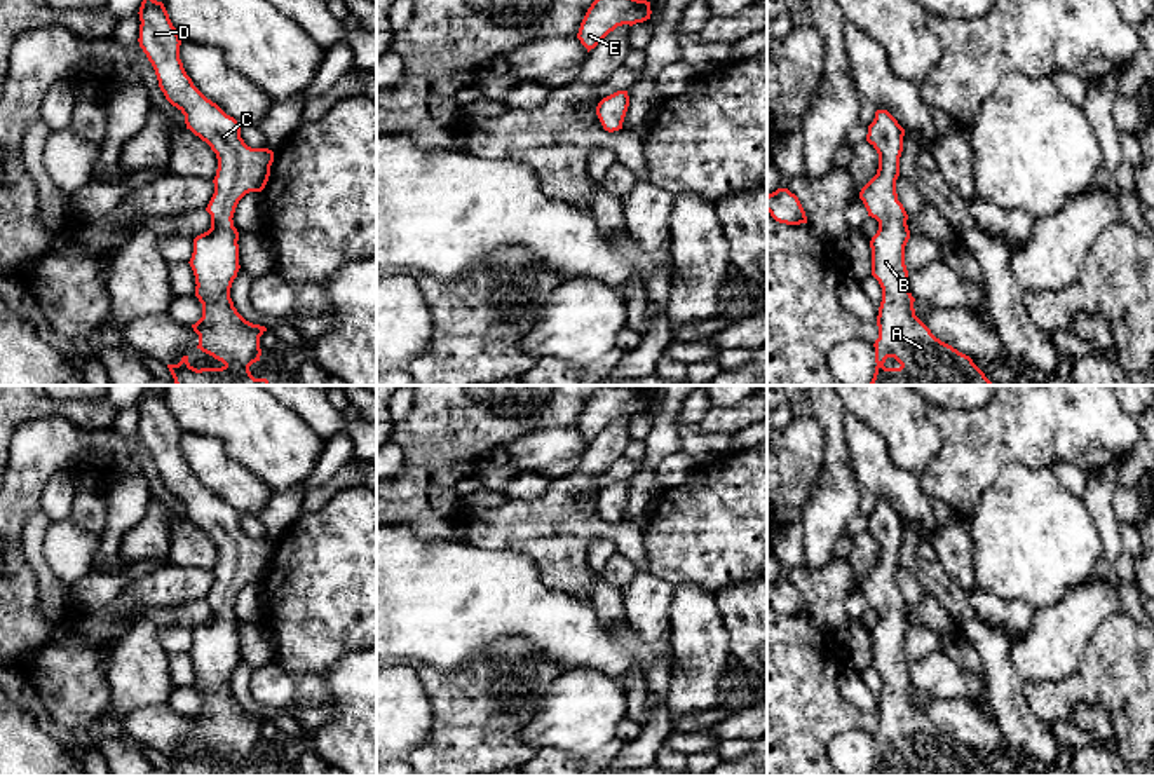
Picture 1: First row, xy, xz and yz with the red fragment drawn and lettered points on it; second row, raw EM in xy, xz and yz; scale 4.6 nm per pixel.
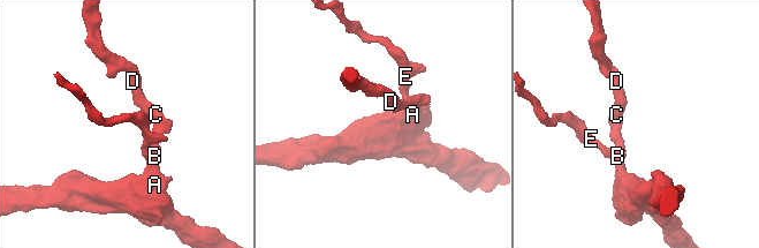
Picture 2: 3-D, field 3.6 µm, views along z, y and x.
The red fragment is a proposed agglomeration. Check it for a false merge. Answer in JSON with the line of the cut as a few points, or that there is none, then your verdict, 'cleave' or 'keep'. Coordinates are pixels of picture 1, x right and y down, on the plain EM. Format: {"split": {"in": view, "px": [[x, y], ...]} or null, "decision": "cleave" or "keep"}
{"split": null, "decision": "keep"}

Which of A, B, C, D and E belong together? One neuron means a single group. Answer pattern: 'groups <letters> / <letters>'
groups A B C D E

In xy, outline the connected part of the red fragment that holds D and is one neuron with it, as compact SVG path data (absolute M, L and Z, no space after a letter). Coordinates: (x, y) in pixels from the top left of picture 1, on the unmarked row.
M146 385L138 405L141 412L138 432L155 460L160 481L185 506L187 520L206 532L218 549L218 560L213 570L214 584L206 598L211 605L211 619L193 630L193 643L188 654L195 666L195 687L202 694L202 708L192 715L199 725L197 739L221 752L223 757L197 760L188 753L188 746L183 746L178 755L167 755L167 759L176 776L270 776L267 769L255 769L249 762L249 757L260 752L260 727L267 718L246 711L237 703L230 689L230 678L241 659L239 623L232 609L239 591L246 584L265 579L274 542L248 537L241 528L241 514L193 476L180 450L181 431L164 394Z

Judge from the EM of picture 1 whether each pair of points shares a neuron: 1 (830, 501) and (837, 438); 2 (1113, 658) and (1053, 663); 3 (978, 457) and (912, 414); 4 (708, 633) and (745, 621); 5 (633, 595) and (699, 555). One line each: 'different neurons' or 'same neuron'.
1: same neuron
2: different neurons
3: different neurons
4: different neurons
5: different neurons

